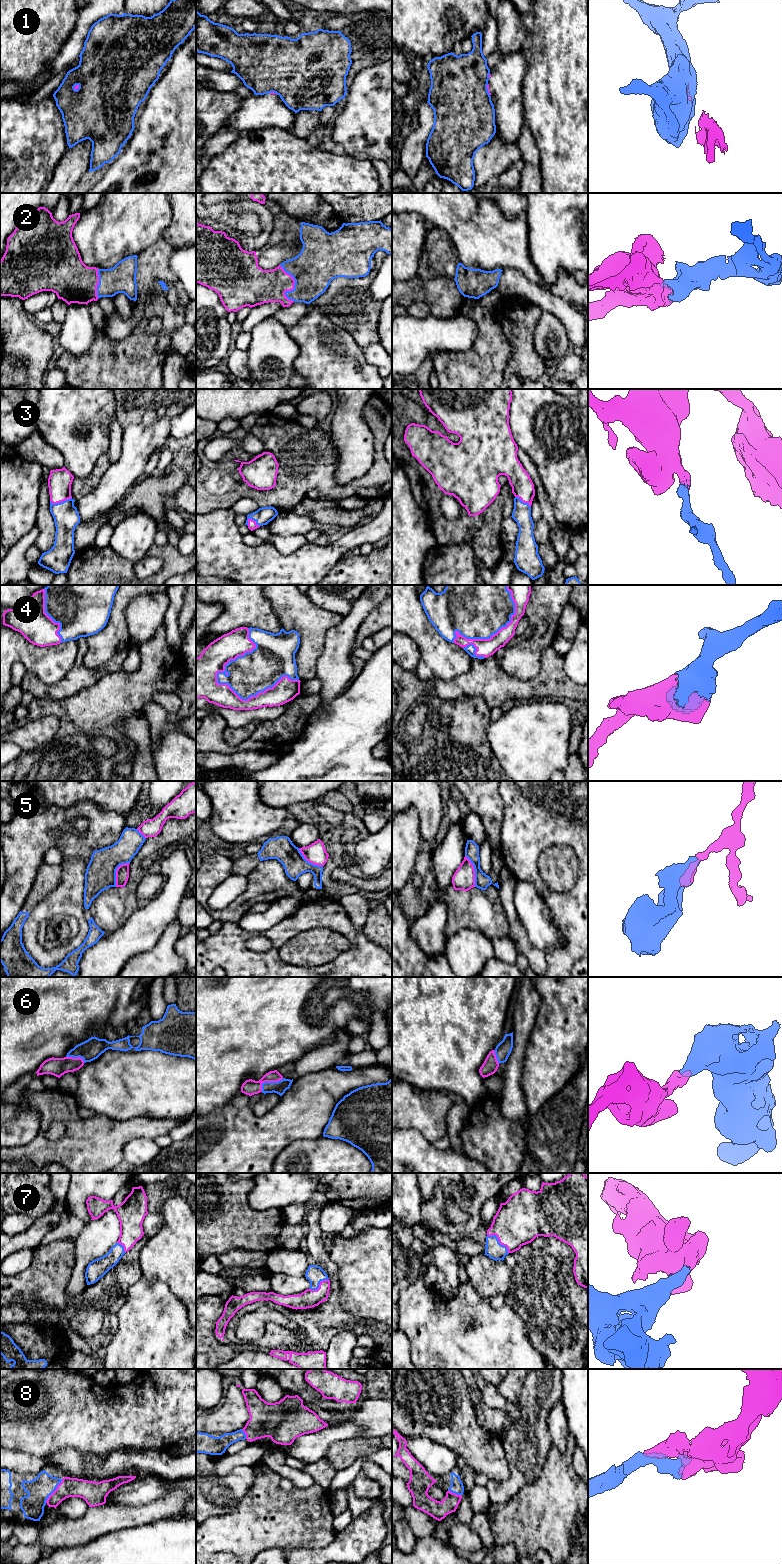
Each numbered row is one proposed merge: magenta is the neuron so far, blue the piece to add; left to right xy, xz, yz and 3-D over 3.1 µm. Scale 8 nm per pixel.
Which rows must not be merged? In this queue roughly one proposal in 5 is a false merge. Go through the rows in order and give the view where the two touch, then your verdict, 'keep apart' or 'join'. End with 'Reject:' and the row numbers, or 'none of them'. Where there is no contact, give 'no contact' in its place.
1: contact in xy; keep apart
2: contact in xz; join
3: contact in xy; join
4: contact in xz; join
5: contact in xy; keep apart
6: contact in xz; join
7: contact in yz; join
8: contact in xy; join
Reject: 1, 5

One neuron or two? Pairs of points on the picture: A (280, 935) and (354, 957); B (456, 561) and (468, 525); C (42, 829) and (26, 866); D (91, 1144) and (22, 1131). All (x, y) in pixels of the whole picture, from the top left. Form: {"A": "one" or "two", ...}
{"A": "one", "B": "two", "C": "one", "D": "two"}

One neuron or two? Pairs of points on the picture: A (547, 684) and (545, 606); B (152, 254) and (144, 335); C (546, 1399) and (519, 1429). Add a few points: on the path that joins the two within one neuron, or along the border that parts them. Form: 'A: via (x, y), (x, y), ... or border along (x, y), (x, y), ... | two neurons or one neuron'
A: border along (551, 645), (548, 645), (541, 652), (540, 670) | two neurons
B: border along (162, 321), (156, 317), (142, 319), (128, 335) | two neurons
C: via (539, 1406), (525, 1422) | one neuron

